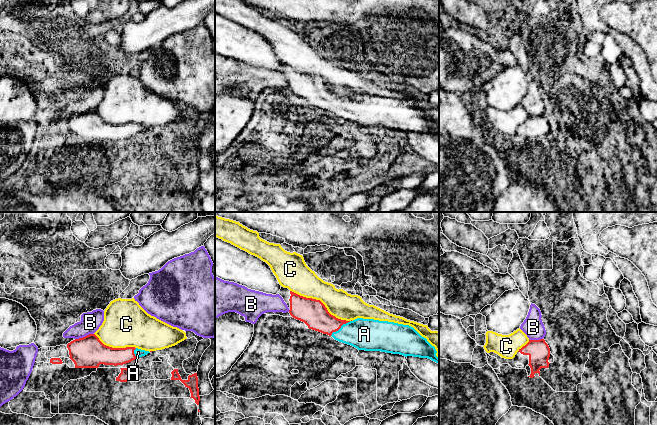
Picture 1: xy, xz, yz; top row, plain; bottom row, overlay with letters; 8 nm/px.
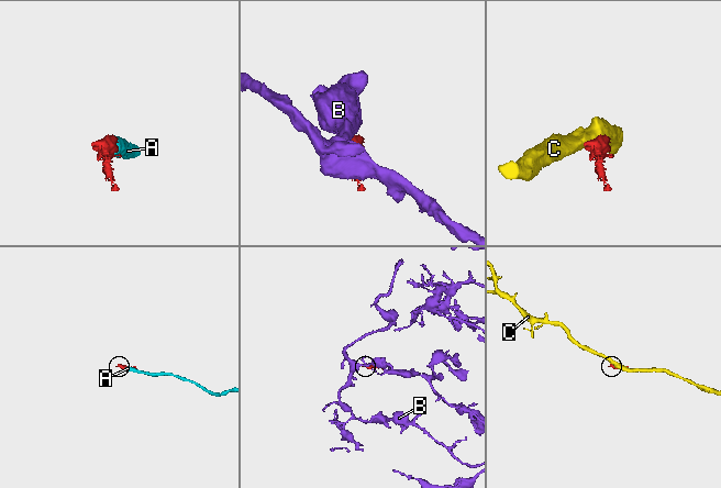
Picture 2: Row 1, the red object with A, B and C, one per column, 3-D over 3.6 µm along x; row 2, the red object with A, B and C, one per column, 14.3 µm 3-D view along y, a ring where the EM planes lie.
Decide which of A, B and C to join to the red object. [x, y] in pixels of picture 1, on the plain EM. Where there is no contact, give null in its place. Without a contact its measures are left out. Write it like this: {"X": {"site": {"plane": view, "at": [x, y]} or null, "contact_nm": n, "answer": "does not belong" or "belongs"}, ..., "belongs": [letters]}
{"A": {"site": {"plane": "xz", "at": [340, 103]}, "contact_nm": 220, "answer": "belongs"}, "B": {"site": {"plane": "xy", "at": [85, 112]}, "contact_nm": 160, "answer": "does not belong"}, "C": {"site": {"plane": "xz", "at": [322, 79]}, "contact_nm": 550, "answer": "does not belong"}, "belongs": ["A"]}

